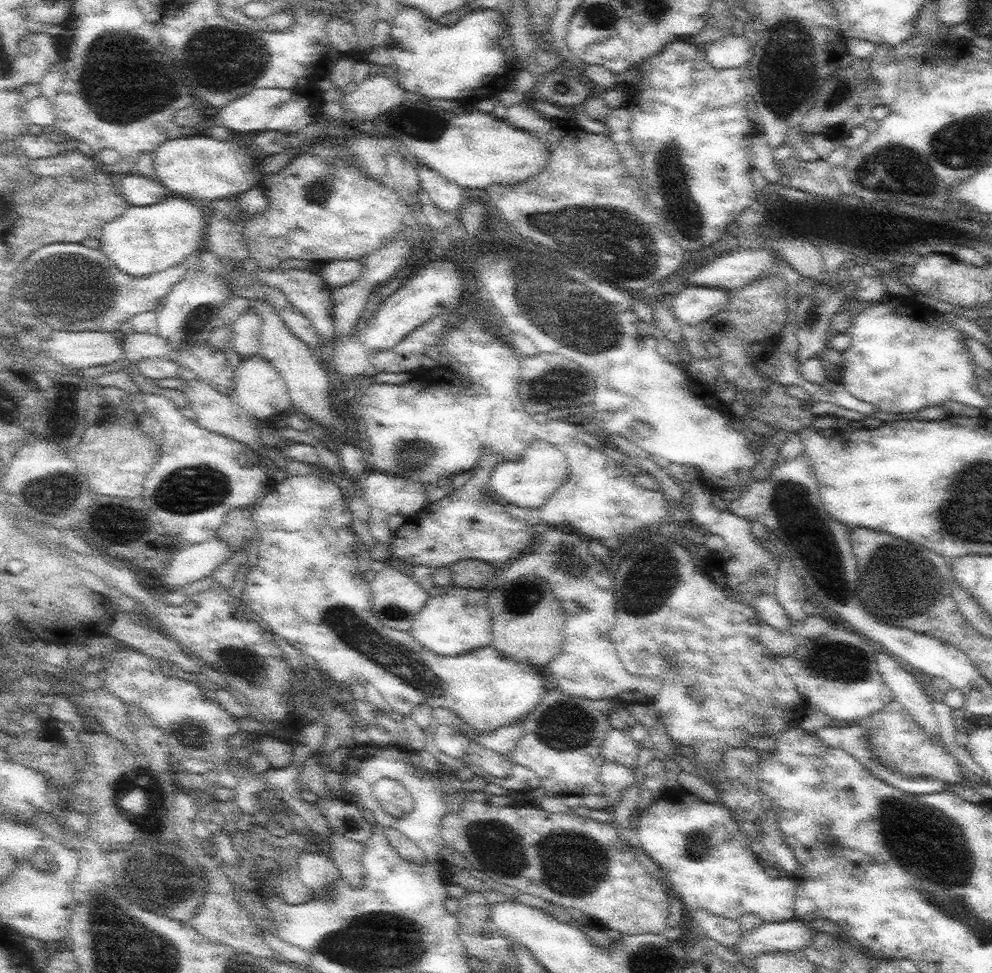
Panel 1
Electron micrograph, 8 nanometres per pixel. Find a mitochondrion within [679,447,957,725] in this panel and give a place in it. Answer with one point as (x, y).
(818, 552)

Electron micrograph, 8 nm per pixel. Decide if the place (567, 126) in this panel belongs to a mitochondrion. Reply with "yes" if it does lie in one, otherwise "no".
no

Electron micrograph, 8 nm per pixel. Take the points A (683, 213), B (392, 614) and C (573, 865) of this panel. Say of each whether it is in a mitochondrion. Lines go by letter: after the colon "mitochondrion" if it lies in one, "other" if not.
A: mitochondrion
B: mitochondrion
C: mitochondrion

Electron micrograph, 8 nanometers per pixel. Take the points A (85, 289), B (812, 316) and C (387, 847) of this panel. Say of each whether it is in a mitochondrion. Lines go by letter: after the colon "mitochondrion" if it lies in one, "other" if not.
A: mitochondrion
B: other
C: other

